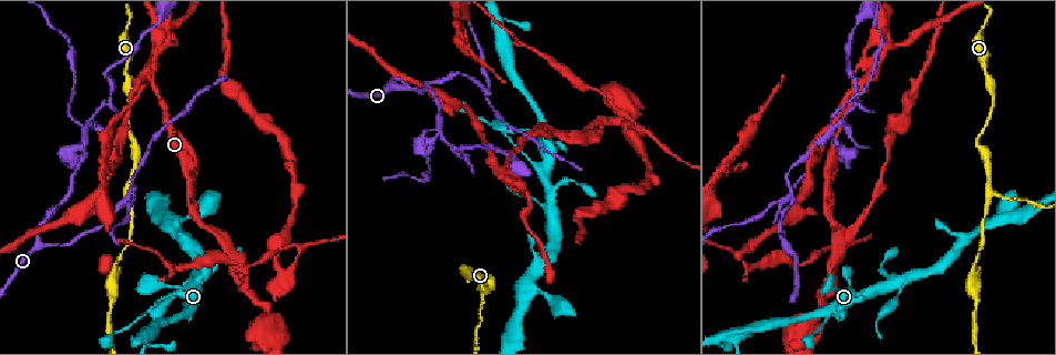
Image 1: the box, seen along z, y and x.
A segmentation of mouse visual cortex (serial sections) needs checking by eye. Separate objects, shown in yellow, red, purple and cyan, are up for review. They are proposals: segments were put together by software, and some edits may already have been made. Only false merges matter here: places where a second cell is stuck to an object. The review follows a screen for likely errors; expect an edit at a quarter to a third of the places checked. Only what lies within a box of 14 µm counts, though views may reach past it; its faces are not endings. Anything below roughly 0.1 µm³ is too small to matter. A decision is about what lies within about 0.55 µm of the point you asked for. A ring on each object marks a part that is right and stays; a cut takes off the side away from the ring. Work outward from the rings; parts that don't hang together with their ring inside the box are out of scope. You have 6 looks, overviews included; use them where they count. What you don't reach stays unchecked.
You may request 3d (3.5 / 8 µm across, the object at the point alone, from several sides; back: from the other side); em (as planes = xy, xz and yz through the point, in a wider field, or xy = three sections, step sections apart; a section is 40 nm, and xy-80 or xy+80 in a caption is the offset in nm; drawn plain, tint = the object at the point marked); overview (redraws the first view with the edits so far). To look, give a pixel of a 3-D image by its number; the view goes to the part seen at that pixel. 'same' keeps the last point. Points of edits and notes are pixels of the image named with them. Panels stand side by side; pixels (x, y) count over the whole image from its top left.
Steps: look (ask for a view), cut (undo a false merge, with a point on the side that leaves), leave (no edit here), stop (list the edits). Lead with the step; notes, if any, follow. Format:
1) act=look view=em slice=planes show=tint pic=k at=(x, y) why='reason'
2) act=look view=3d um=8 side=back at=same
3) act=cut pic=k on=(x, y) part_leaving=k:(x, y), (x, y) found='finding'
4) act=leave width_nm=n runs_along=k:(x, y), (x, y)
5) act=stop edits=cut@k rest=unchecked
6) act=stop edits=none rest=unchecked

act=look view=3d um=3.5 pic=1 at=(906, 278) why='a narrow waist'

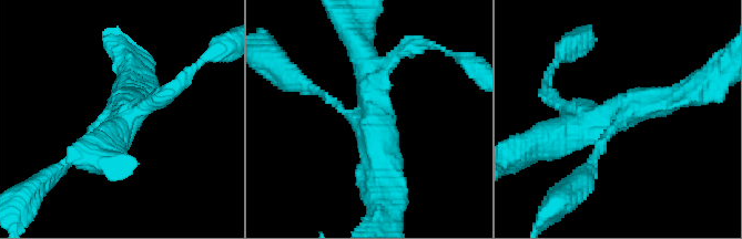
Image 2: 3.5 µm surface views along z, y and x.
act=look view=em slice=xy step=3 show=tint pic=2 at=(371, 115) arms=3 arm_widths_nm=100,400,400 why='now the EM'

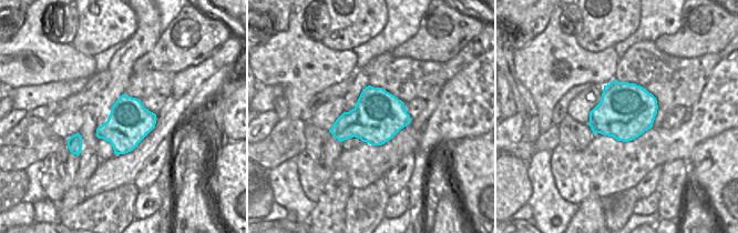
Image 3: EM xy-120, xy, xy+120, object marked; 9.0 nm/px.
act=leave runs_along=2:(554, 139), (588, 122), (688, 92) found='continuous, no second cell'

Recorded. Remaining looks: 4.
act=look view=3d um=3.5 pic=1 at=(439, 128) why='a narrow waist'

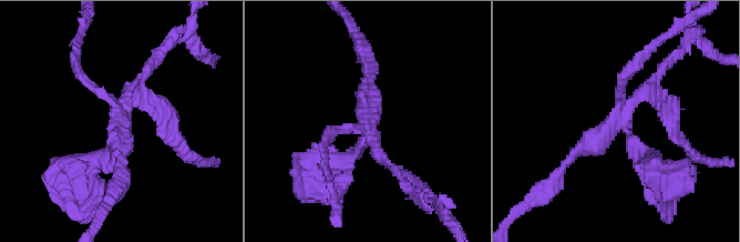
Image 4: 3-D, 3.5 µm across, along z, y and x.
act=look view=em slice=xy step=1 show=tint pic=4 at=(616, 123) arms=4 arm_widths_nm=150,150,200,200 why='shape alone is not enough'

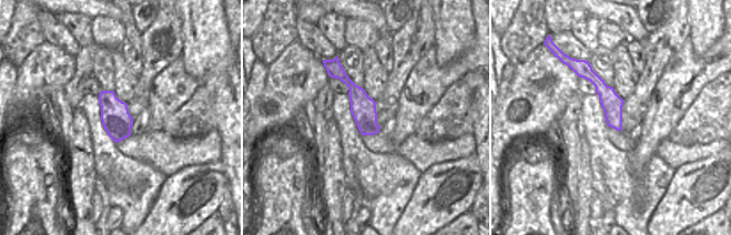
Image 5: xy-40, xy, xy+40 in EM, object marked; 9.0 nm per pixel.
act=cut pic=4 on=(102, 157) part_leaving=4:(622, 118), (638, 93), (687, 42) found='two cells meet here'

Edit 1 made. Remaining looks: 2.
act=stop edits=cut@4 rest=unchecked

